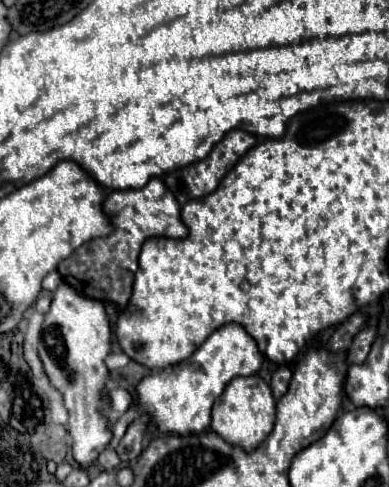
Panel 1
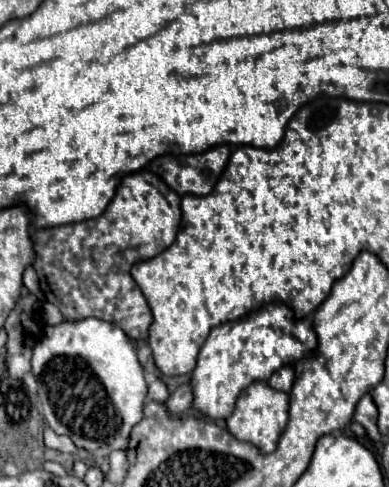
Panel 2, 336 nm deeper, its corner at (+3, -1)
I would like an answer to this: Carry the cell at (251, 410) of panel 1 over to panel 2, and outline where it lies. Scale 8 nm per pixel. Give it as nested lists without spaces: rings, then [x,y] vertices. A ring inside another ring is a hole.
[[[253,382],[245,388],[235,404],[233,414],[227,418],[227,430],[241,442],[249,442],[261,450],[261,454],[271,454],[277,448],[277,440],[287,426],[289,394],[273,390],[267,382]]]

